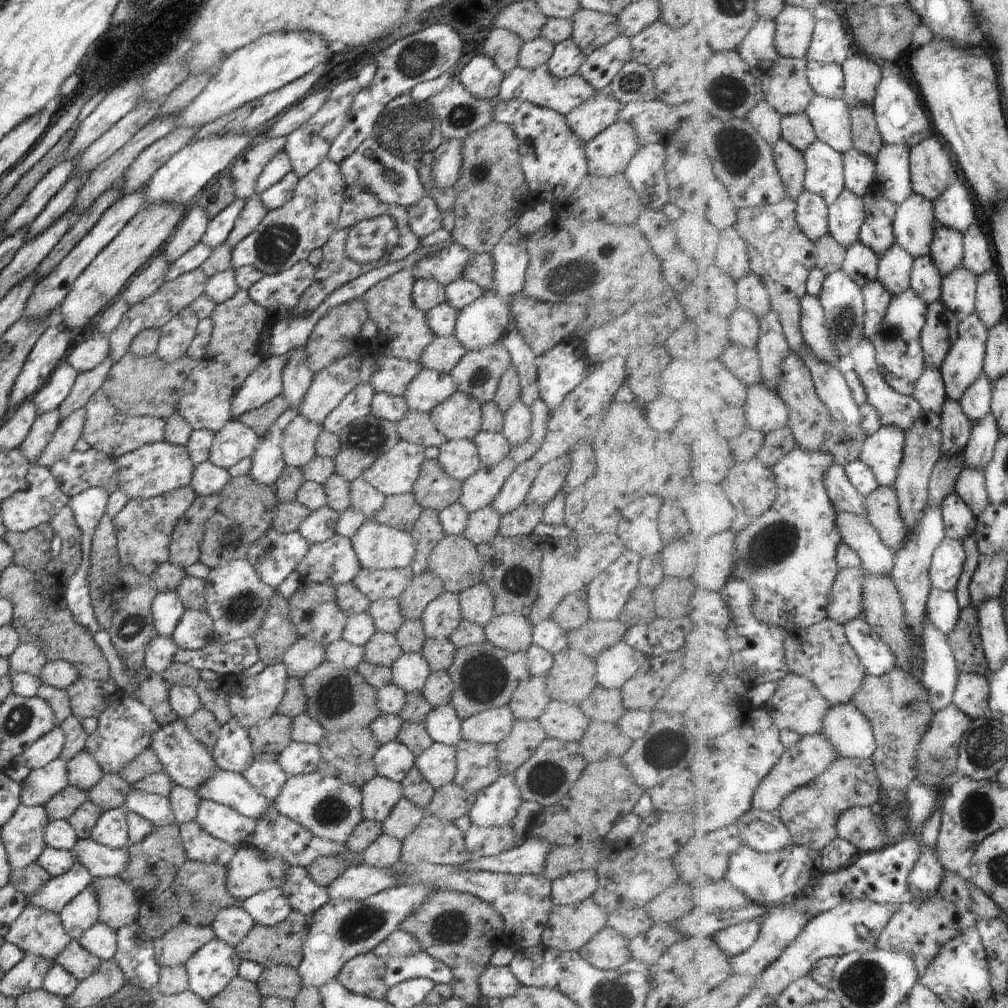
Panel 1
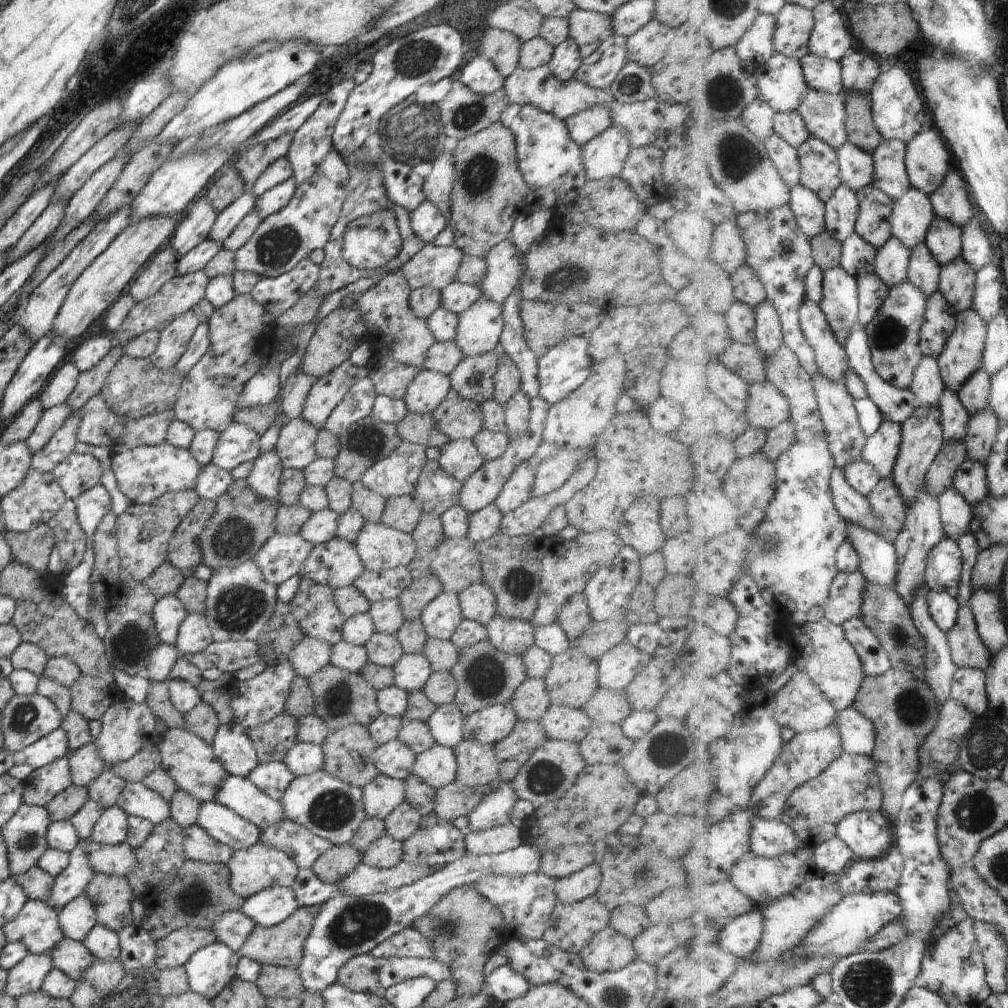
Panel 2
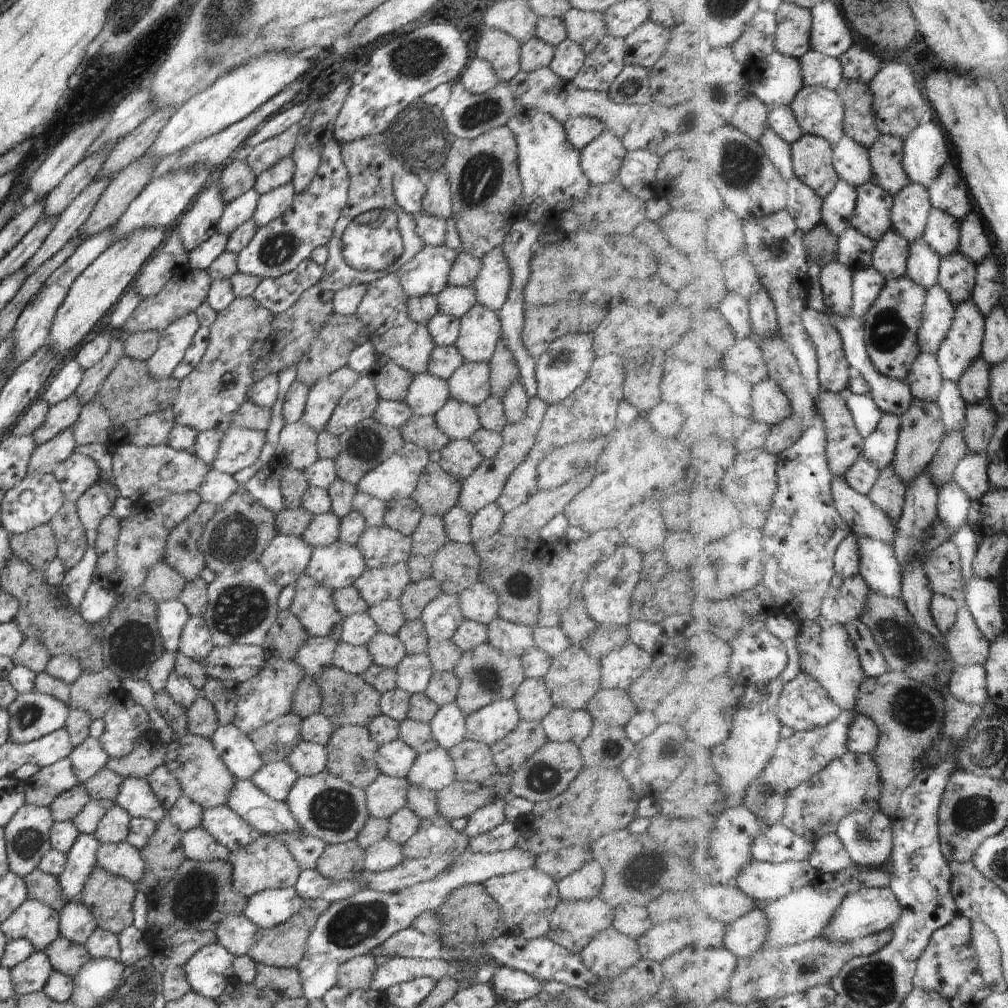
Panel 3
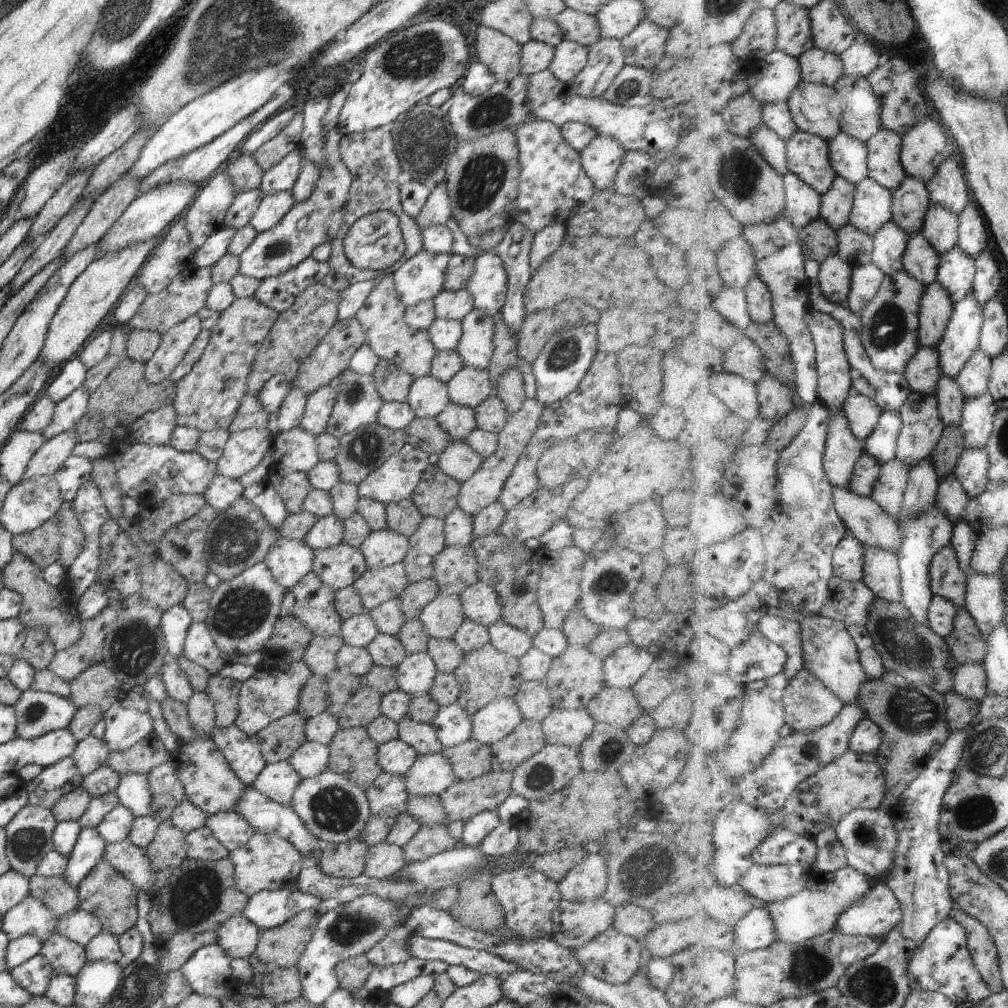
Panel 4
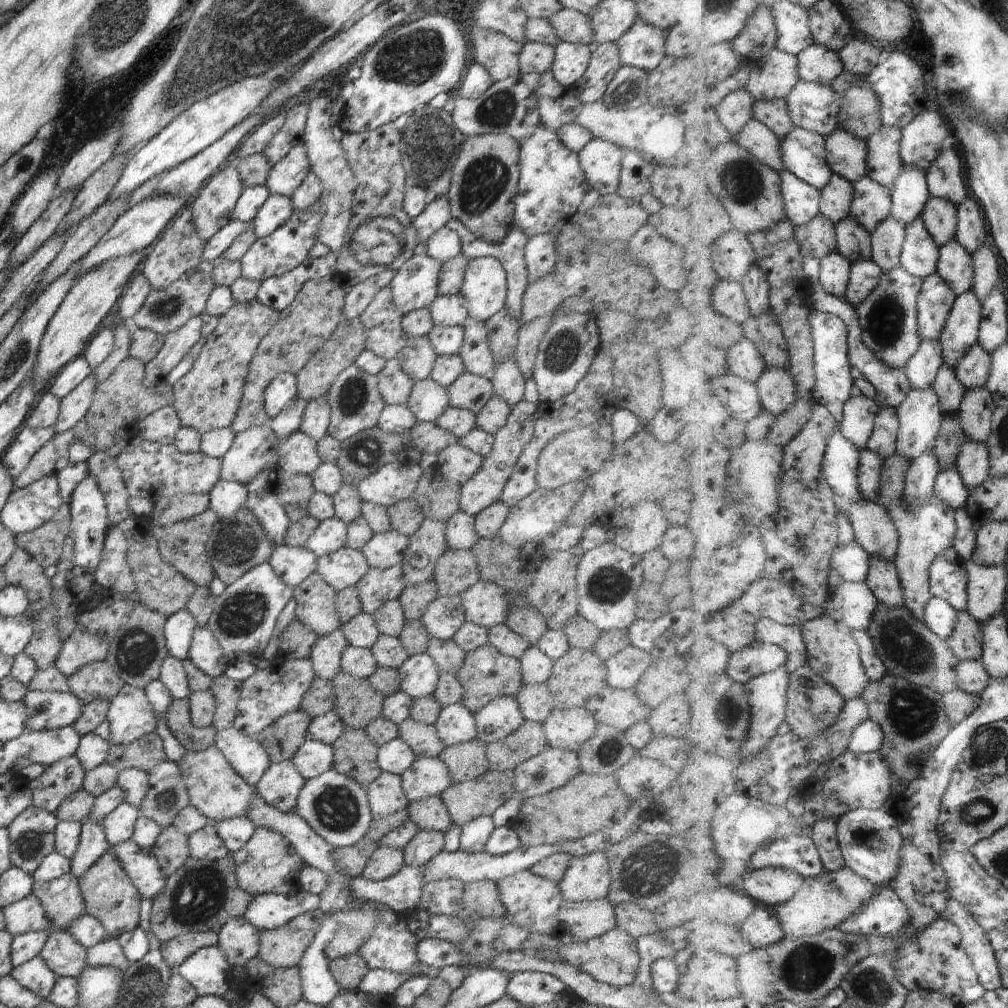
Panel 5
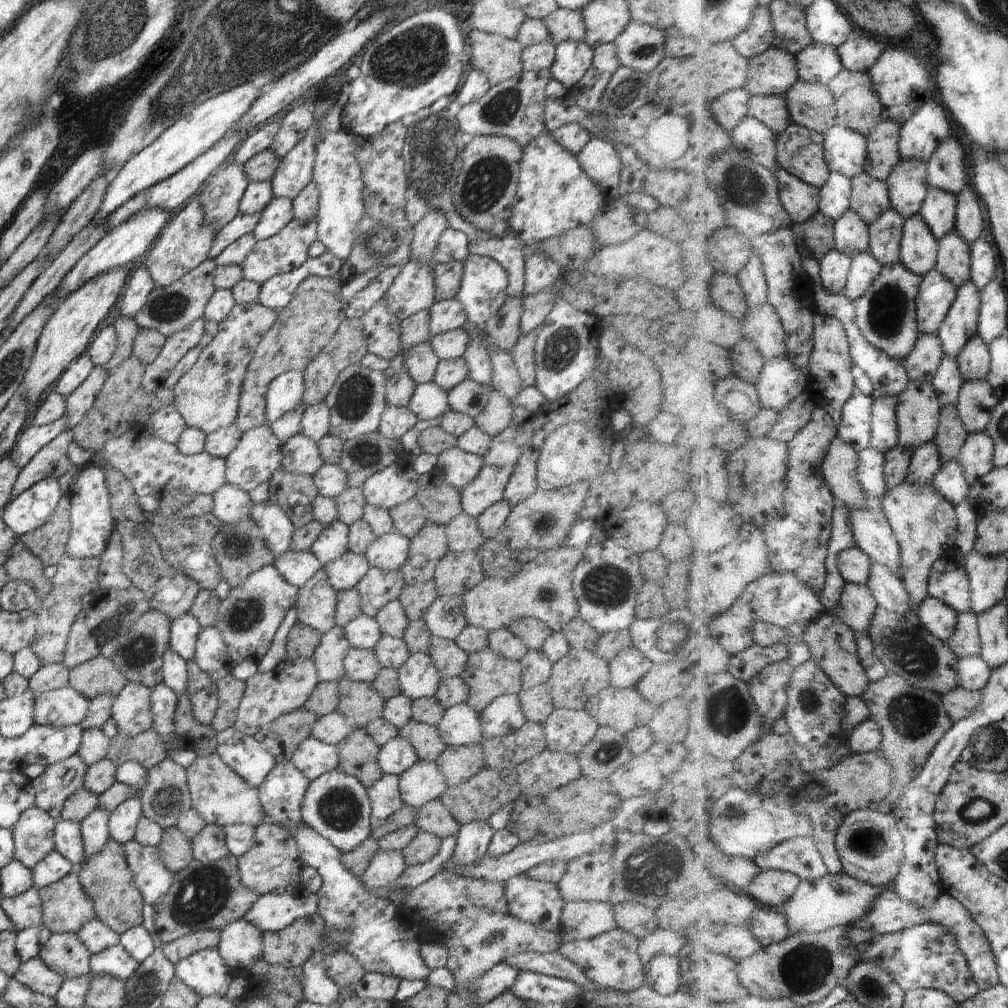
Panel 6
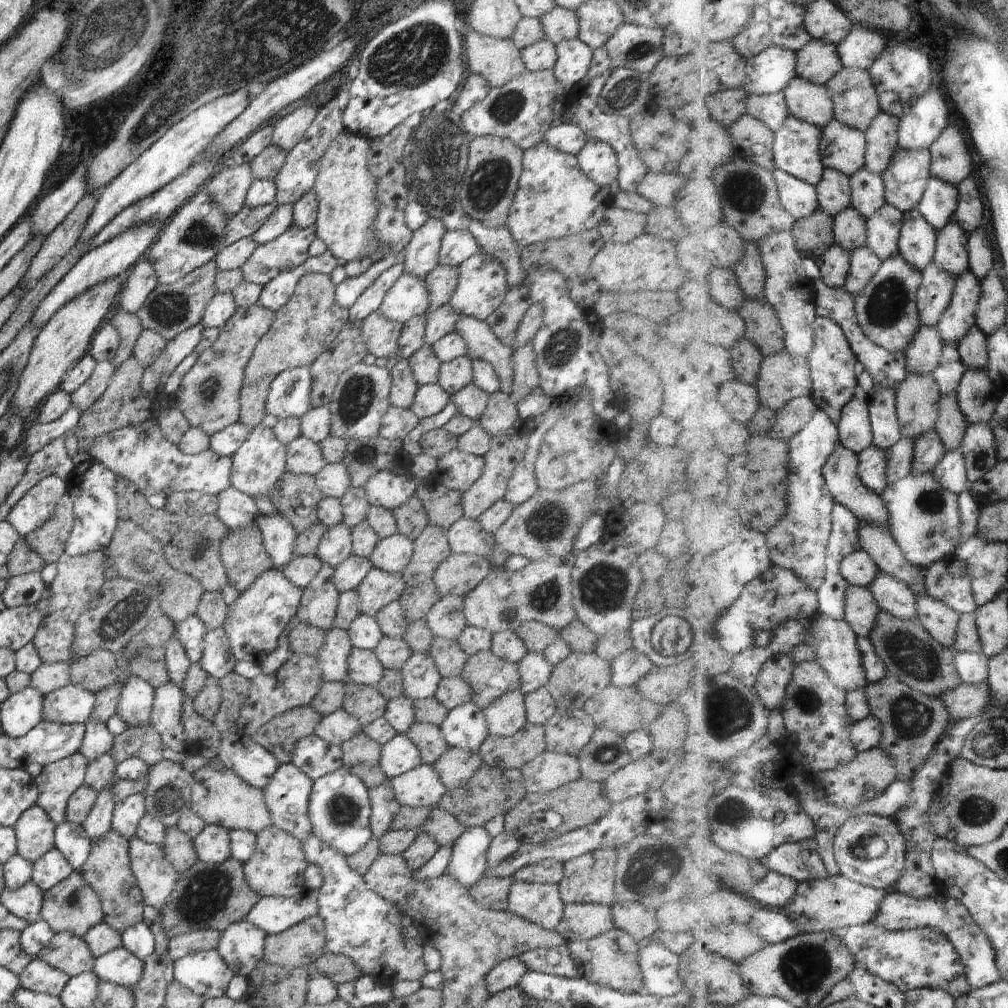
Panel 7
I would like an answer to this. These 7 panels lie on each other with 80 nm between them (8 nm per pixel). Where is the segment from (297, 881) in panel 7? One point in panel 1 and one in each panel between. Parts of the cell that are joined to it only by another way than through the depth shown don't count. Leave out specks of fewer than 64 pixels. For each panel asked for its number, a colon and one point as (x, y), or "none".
1: (251, 871)
2: (260, 867)
3: (265, 863)
4: (266, 862)
5: (268, 863)
6: (273, 864)

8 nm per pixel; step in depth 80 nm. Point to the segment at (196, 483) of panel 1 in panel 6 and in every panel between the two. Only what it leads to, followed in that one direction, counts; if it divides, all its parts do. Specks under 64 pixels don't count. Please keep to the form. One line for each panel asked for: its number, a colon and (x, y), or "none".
2: (213, 482)
3: (217, 487)
4: (222, 493)
5: (227, 498)
6: (231, 504)

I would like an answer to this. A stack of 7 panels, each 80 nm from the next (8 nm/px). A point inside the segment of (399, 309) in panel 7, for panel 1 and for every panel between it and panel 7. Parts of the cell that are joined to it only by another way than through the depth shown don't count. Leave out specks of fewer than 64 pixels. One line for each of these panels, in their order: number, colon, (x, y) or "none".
1: (446, 265)
2: (435, 266)
3: (428, 272)
4: (420, 279)
5: (415, 286)
6: (413, 291)

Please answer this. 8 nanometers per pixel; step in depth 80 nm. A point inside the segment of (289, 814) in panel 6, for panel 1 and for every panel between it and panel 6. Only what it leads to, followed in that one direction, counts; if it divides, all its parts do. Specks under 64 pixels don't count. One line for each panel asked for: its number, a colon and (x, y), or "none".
1: (268, 778)
2: (273, 778)
3: (275, 779)
4: (278, 781)
5: (281, 784)

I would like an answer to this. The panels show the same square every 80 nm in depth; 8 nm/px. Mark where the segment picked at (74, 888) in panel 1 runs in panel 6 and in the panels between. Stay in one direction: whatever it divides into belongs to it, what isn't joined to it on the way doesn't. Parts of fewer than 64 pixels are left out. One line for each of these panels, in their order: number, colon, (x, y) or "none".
2: (71, 883)
3: (81, 860)
4: (90, 847)
5: (92, 844)
6: (94, 828)

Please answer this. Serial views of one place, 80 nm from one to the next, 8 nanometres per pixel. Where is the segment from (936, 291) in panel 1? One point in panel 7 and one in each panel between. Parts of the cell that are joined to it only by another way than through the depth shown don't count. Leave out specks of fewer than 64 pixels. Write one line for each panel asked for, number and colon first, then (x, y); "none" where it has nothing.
2: (925, 271)
3: (924, 263)
4: (922, 260)
5: (922, 254)
6: (920, 248)
7: (919, 241)

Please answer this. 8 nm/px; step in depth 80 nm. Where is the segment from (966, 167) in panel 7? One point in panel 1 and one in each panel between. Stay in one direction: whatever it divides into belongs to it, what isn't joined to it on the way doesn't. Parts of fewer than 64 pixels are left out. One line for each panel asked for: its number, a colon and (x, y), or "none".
1: (956, 209)
2: (953, 201)
3: (952, 194)
4: (949, 187)
5: (947, 179)
6: (949, 168)

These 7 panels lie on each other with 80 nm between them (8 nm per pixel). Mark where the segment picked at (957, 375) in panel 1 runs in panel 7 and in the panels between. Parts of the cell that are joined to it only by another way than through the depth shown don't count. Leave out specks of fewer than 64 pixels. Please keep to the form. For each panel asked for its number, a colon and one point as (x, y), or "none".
2: (964, 354)
3: (964, 346)
4: (963, 337)
5: (964, 329)
6: (962, 325)
7: (962, 316)

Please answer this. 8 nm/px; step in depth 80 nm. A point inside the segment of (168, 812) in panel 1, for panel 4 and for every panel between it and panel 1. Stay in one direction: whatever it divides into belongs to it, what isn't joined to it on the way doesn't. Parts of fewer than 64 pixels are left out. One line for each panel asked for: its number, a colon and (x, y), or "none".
2: (136, 800)
3: (135, 795)
4: (133, 792)

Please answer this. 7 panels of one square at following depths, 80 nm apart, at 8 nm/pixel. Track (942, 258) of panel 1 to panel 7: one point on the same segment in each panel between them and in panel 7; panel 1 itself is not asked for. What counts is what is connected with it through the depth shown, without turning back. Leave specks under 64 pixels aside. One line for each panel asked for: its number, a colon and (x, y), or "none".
2: (945, 240)
3: (945, 233)
4: (942, 227)
5: (941, 216)
6: (940, 209)
7: (940, 205)

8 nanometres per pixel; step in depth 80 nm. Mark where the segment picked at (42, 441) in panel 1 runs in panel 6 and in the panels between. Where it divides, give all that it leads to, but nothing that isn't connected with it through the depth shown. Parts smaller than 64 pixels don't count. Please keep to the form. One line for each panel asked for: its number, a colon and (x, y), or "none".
2: (52, 420)
3: (65, 414)
4: (71, 410)
5: (74, 406)
6: (79, 402)

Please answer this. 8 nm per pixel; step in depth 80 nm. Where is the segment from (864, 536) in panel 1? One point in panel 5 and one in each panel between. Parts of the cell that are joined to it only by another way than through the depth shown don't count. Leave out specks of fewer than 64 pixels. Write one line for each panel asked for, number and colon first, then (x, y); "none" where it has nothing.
2: (879, 557)
3: (884, 570)
4: (883, 574)
5: (884, 577)

